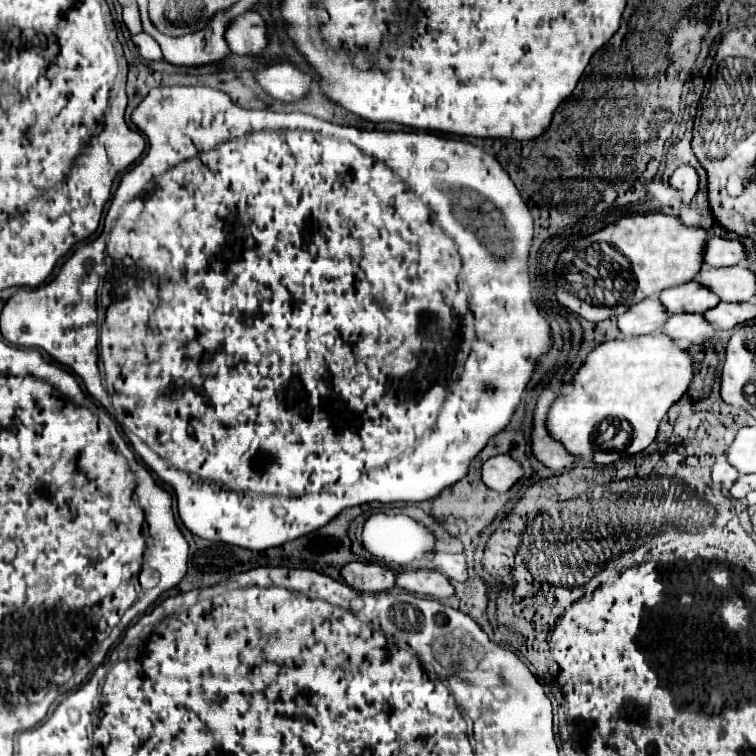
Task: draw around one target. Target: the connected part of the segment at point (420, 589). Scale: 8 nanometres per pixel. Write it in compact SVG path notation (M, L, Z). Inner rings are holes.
M399 570L395 574L395 584L407 592L431 598L449 598L453 596L451 582L433 570Z

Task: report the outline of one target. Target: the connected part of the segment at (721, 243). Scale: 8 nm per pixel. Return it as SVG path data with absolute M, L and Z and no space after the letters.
M711 236L703 248L703 264L707 266L733 266L743 260L743 246L737 240Z

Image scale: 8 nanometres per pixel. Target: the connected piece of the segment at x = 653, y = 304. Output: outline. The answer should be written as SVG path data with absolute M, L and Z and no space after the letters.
M645 298L637 304L633 304L625 314L617 316L617 328L623 338L637 336L637 334L649 334L653 330L659 330L669 316L665 310L661 310L661 304L657 298Z

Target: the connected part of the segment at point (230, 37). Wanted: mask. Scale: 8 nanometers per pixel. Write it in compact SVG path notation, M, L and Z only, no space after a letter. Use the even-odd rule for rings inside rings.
M243 12L235 16L225 30L225 42L235 54L263 52L263 48L267 46L267 34L261 16L257 16L255 12Z

